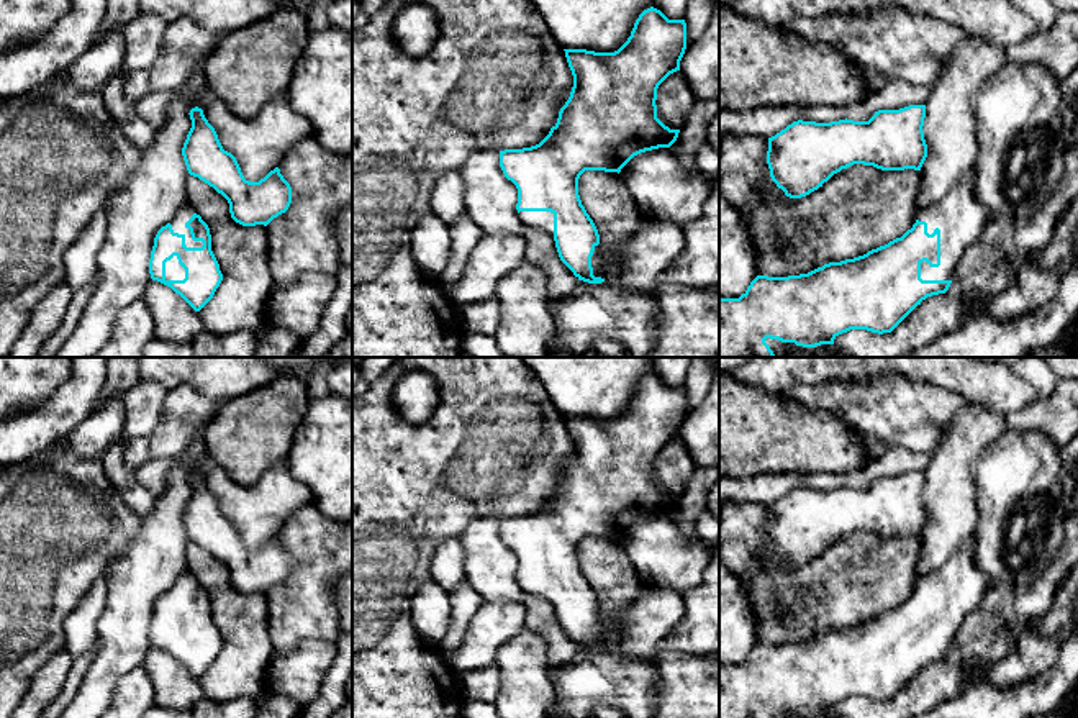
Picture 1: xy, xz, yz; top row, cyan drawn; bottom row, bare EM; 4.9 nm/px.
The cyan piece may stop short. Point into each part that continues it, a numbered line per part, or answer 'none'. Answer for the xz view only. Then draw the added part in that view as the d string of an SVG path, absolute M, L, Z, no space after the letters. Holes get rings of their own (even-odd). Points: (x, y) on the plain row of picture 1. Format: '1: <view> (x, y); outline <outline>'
1: xz (543, 587); outline M519 579L524 592L537 595L554 605L554 580L550 579Z

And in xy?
1: xy (184, 581); outline M185 572L177 579L177 582L172 585L170 592L172 592L174 600L185 603L187 615L202 615L203 610L193 608L190 597L185 593L185 590L192 585L193 580L195 580L195 577L190 575L188 572Z

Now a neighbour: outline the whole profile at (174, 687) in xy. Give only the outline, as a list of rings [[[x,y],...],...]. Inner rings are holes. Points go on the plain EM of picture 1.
[[[151,646],[143,667],[152,682],[154,705],[157,707],[192,711],[205,697],[198,679],[157,648]]]

